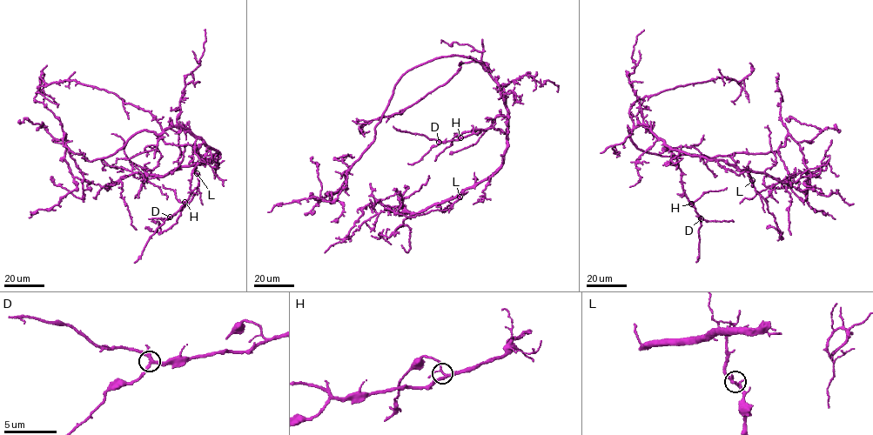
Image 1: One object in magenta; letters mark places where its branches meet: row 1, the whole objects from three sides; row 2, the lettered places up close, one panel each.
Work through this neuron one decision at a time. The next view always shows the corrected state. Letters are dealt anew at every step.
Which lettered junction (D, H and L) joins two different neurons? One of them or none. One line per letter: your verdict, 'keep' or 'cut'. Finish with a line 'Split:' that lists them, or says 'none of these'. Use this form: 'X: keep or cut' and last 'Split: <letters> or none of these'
D: keep
H: keep
L: keep
Split: none of these

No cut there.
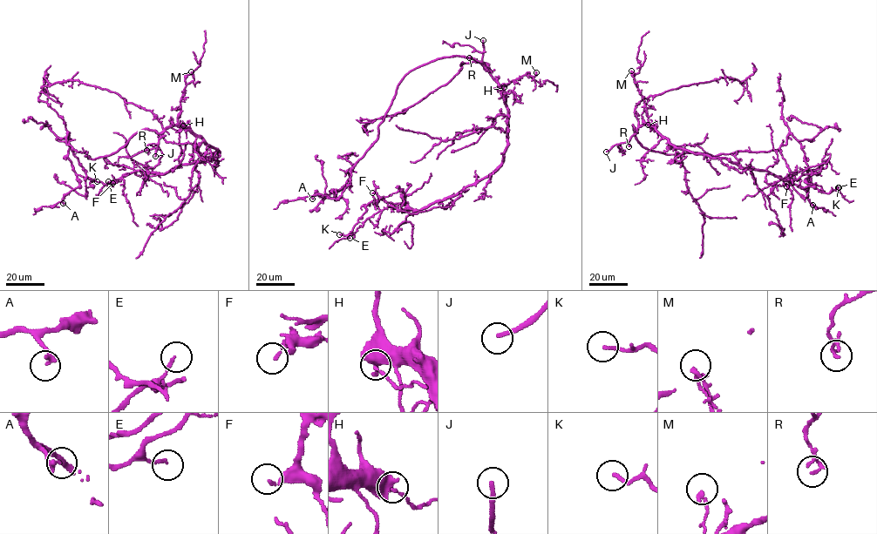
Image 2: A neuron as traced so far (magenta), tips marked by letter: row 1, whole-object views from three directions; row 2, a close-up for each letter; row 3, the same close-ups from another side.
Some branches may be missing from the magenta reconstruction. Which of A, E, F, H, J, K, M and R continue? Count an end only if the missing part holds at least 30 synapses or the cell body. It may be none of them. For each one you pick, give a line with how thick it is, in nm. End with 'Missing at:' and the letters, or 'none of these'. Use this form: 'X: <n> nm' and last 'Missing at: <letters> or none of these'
J: 200 nm
Missing at: J

